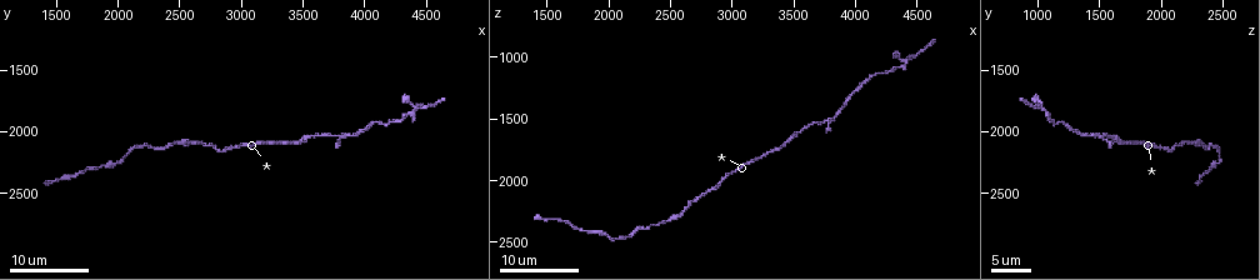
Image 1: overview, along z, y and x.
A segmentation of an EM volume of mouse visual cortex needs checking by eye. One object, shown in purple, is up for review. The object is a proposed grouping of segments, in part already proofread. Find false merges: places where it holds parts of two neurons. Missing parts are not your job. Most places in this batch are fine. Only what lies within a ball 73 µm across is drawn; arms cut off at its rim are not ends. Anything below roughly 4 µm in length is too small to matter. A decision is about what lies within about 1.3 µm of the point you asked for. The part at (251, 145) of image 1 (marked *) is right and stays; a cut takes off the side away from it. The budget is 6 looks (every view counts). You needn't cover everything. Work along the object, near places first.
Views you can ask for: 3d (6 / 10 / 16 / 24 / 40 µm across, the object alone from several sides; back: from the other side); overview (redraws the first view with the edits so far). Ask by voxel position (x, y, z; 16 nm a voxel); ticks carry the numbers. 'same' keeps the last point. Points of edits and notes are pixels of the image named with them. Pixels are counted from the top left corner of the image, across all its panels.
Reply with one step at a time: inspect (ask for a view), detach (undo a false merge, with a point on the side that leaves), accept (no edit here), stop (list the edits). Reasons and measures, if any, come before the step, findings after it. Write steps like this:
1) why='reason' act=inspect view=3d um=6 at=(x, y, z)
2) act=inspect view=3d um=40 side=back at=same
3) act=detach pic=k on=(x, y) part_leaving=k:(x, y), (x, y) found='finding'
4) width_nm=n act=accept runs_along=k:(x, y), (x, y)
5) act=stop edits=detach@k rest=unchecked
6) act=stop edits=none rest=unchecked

why='side arm on a straight run' act=inspect view=3d um=24 at=(3740, 2020, 1520)

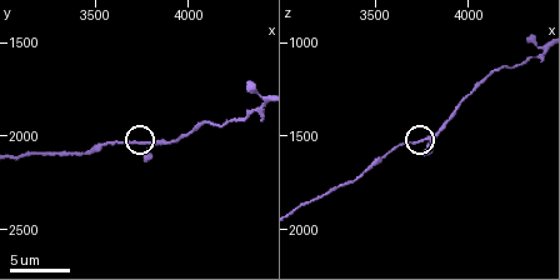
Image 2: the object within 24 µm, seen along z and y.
act=inspect view=3d um=6 at=(3760, 2040, 1520)

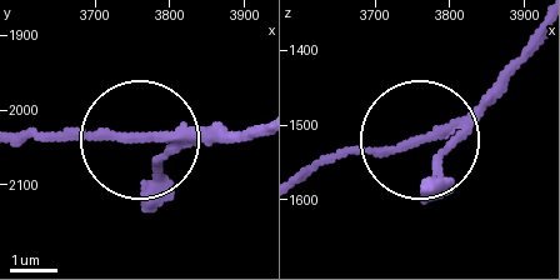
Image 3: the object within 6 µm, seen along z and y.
width_nm=150 act=accept runs_along=3:(26, 136), (253, 136) found='one neuron here'

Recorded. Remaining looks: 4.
why='calibre changes' act=inspect view=3d um=16 at=(3460, 2080, 1680)

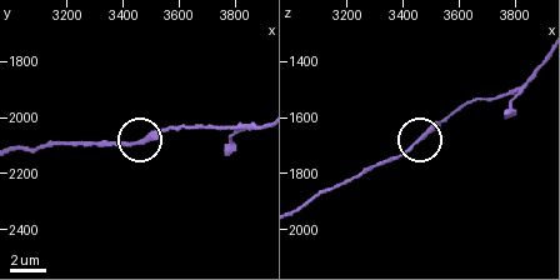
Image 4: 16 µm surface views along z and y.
act=accept runs_along=4:(35, 150), (46, 145), (131, 145), (170, 129) found='one neuron here'

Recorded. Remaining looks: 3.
why='calibre changes' act=inspect view=3d um=10 at=(4380, 1860, 1080)

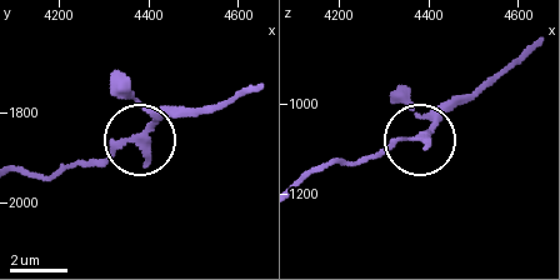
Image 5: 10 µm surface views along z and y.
act=accept runs_along=5:(303, 184), (325, 166), (360, 161), (418, 138), (459, 100) found='all the same neuron'

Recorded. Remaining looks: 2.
act=stop edits=none rest=unchecked

